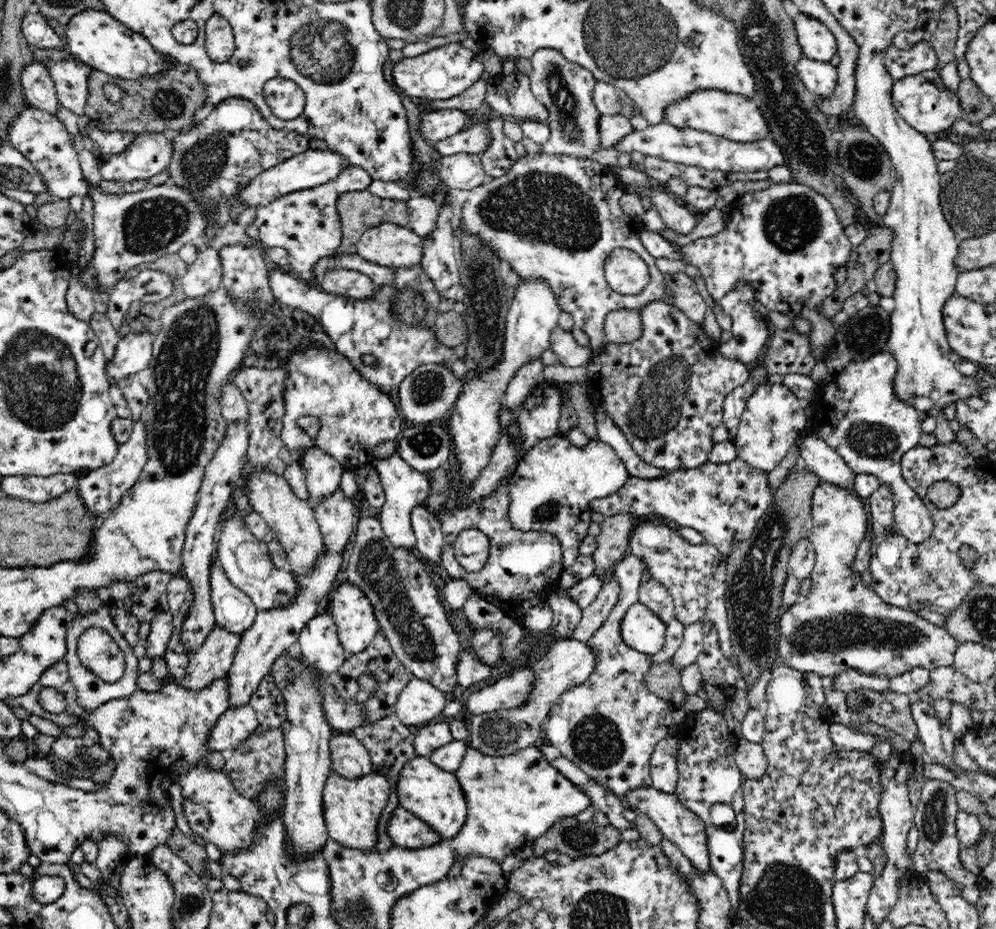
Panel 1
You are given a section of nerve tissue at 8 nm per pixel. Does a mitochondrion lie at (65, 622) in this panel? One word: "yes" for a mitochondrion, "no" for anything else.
no

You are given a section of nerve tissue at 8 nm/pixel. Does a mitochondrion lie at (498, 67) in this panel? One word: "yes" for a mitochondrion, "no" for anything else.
no

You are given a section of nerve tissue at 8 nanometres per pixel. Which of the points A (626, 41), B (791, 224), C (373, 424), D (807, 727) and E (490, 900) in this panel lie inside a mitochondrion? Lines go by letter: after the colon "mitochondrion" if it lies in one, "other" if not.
A: mitochondrion
B: mitochondrion
C: other
D: other
E: other

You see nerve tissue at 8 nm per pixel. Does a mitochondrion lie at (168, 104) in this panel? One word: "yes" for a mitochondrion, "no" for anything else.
yes

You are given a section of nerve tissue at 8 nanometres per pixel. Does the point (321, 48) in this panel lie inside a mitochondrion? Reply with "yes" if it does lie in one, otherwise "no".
yes

